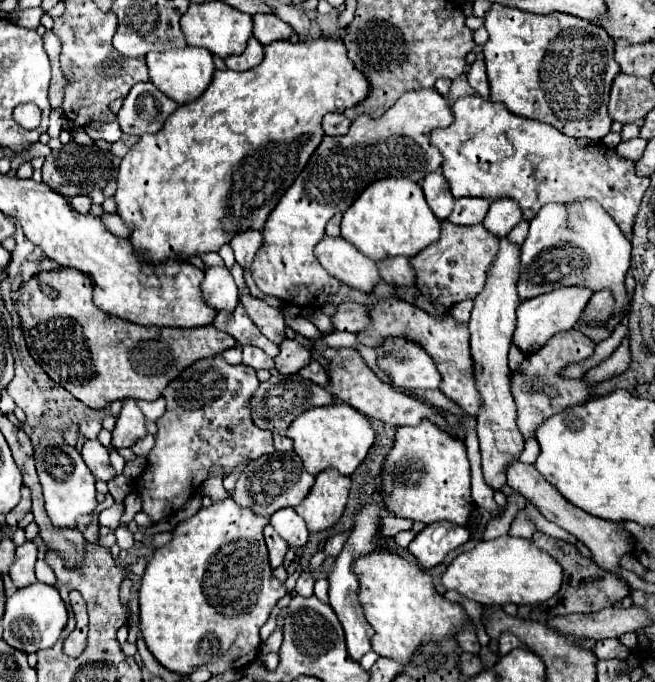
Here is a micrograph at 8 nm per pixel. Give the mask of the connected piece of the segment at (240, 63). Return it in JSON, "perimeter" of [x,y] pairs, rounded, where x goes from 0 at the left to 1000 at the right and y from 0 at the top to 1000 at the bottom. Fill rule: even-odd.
{"perimeter":[[[382,56],[379,70],[369,79],[348,82],[342,91],[345,91],[345,100],[360,103],[360,106],[373,106],[373,103],[394,97],[400,91],[400,85],[403,85],[403,67],[391,56]]]}

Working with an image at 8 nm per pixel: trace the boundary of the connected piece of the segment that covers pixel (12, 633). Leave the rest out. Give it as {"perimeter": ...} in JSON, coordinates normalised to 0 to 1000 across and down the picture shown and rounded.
{"perimeter":[[[55,853],[49,859],[31,862],[21,874],[15,874],[9,880],[9,897],[3,906],[6,938],[18,950],[24,950],[37,959],[52,959],[58,953],[79,950],[79,944],[85,944],[85,938],[92,935],[92,927],[98,924],[101,915],[104,915],[104,894],[82,859]]]}

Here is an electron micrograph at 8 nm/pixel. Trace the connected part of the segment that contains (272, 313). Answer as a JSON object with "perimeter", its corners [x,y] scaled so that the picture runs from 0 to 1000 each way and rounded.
{"perimeter":[[[366,428],[366,446],[376,452],[376,460],[388,475],[394,475],[394,484],[415,499],[418,504],[427,504],[434,499],[434,466],[424,452],[409,449],[403,440]]]}

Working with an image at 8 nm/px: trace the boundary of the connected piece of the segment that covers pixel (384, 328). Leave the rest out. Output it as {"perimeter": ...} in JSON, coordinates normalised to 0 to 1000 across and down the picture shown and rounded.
{"perimeter":[[[592,437],[592,440],[577,440],[568,452],[562,449],[565,457],[565,475],[562,481],[556,481],[553,487],[547,487],[550,501],[556,507],[580,507],[592,493],[595,496],[623,496],[626,501],[641,504],[647,513],[653,513],[653,522],[660,522],[663,534],[669,534],[669,545],[675,551],[672,560],[672,572],[690,584],[693,589],[699,589],[718,610],[727,610],[733,601],[733,578],[724,566],[724,548],[721,548],[721,525],[718,525],[718,490],[715,490],[715,478],[705,472],[696,472],[690,463],[678,463],[678,466],[663,466],[650,457],[644,457],[641,452],[617,443],[617,440],[605,440],[605,437]]]}

